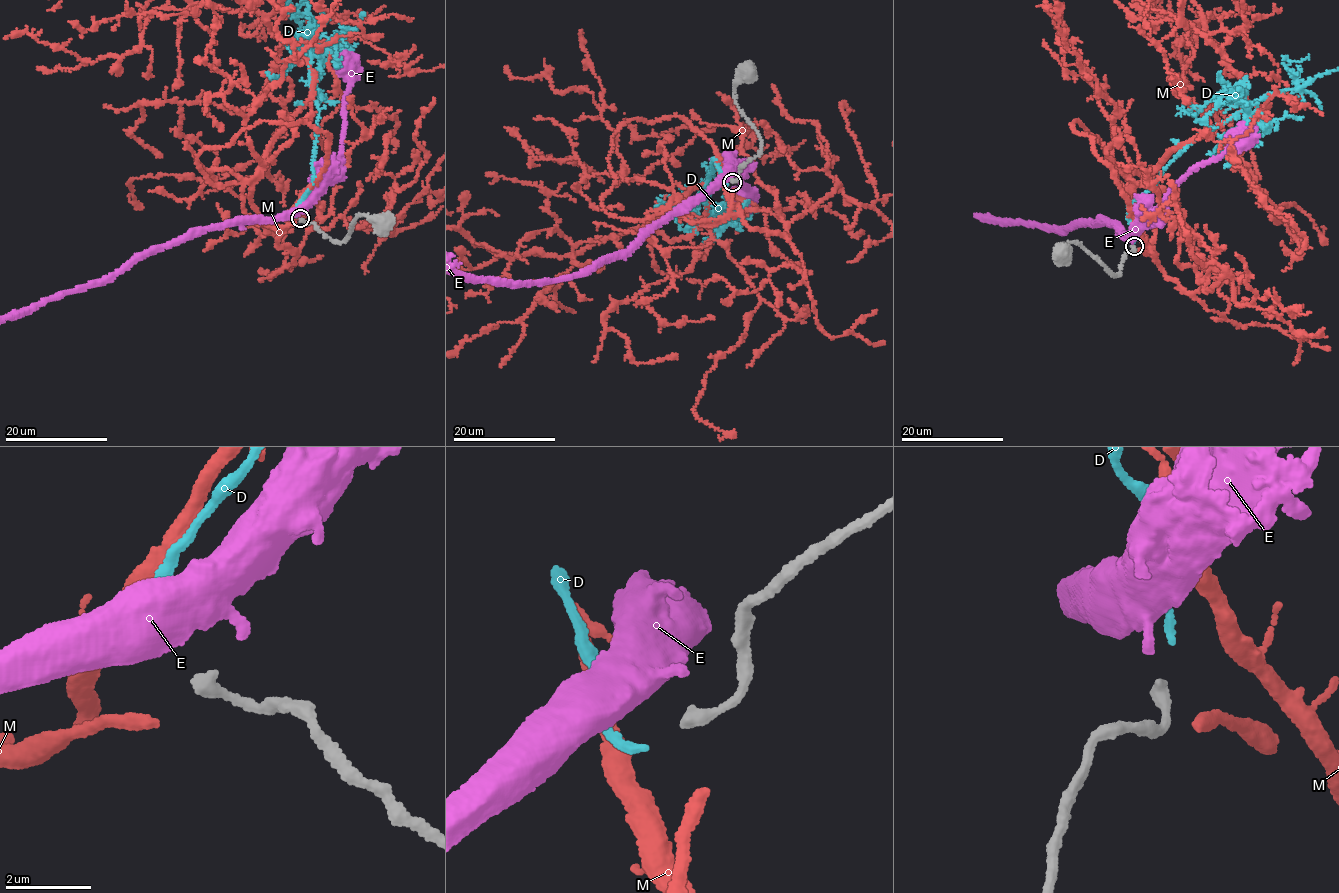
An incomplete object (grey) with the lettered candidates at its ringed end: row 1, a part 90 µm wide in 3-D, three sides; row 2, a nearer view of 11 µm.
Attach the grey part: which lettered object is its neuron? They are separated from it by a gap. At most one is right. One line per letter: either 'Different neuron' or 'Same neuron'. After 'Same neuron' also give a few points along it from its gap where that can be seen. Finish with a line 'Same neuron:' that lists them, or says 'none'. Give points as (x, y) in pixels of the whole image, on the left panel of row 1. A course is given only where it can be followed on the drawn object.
D: Same neuron
E: Different neuron
M: Different neuron
Same neuron: D

